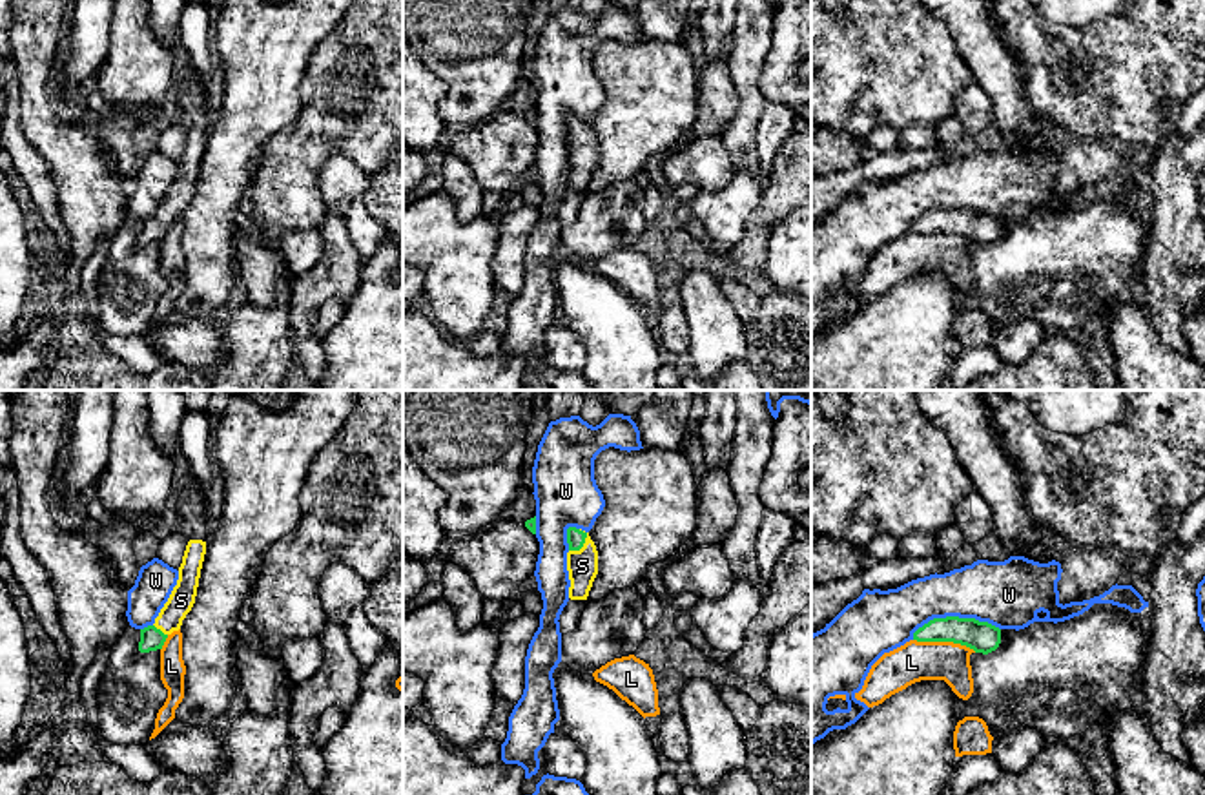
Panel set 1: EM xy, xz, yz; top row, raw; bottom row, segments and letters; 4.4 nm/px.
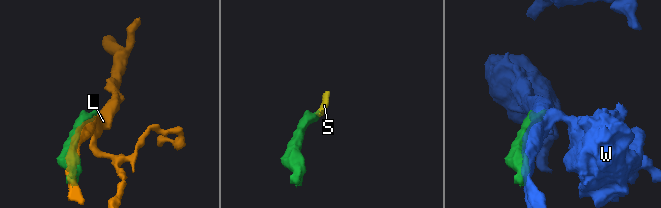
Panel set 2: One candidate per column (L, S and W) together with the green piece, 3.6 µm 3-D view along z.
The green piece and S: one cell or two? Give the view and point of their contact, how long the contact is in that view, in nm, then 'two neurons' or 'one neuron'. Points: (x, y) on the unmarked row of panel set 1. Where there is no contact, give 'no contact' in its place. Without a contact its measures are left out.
contact xz (582, 137); length 120 nm; one neuron

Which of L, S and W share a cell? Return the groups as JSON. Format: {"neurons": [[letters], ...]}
{"neurons": [["L"], ["S"], ["W"]]}

